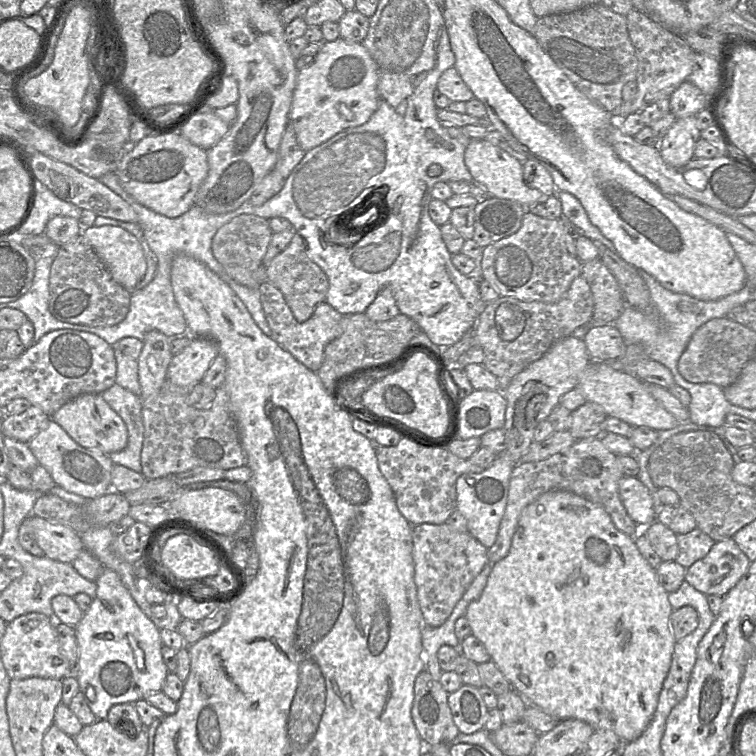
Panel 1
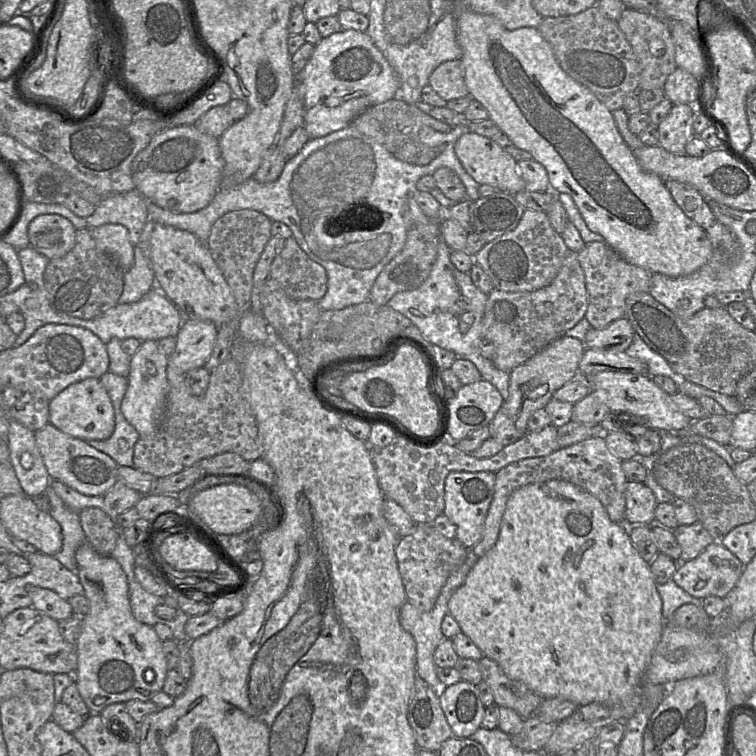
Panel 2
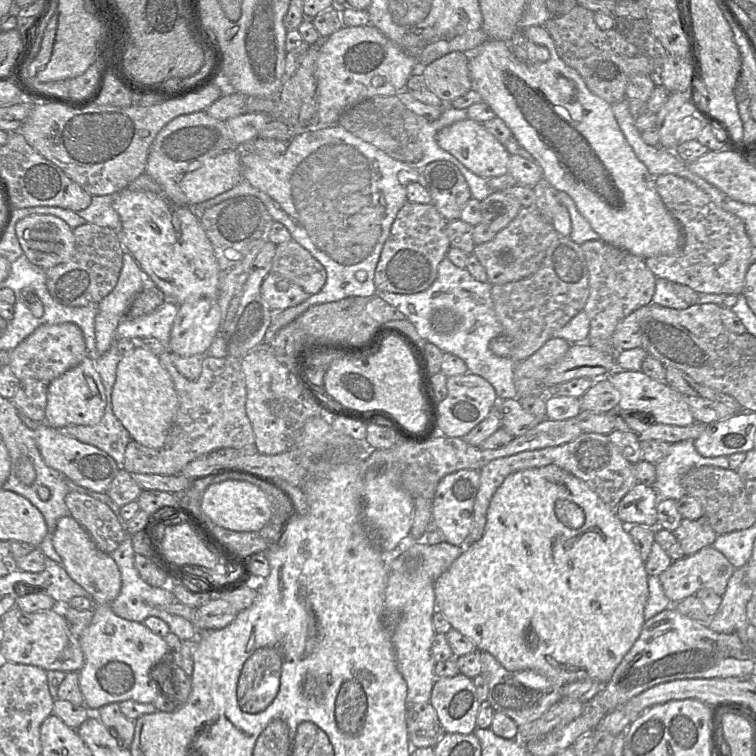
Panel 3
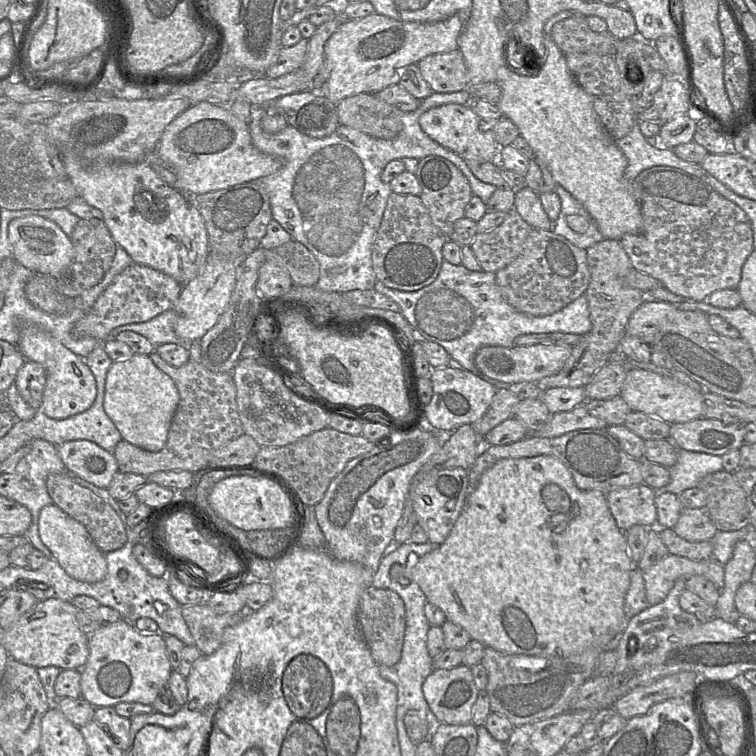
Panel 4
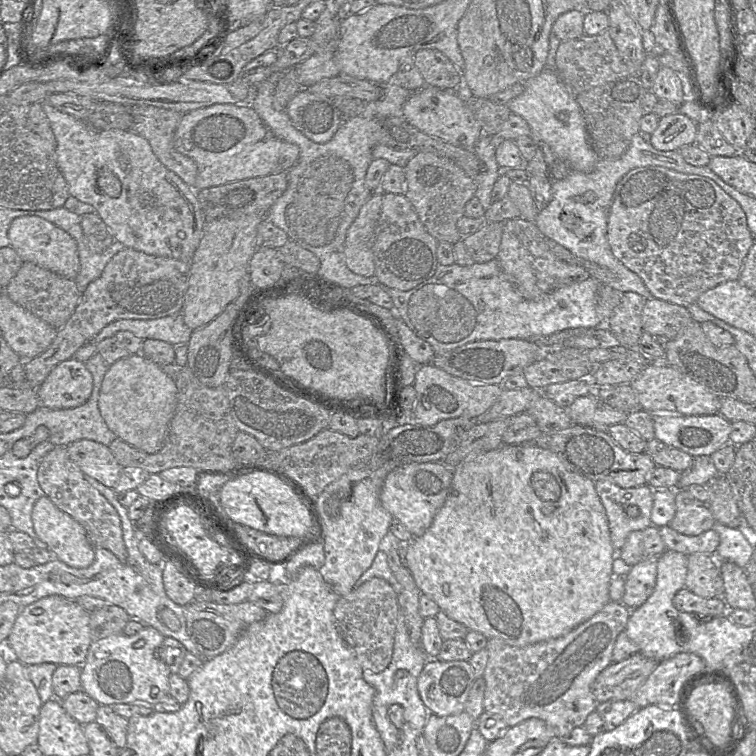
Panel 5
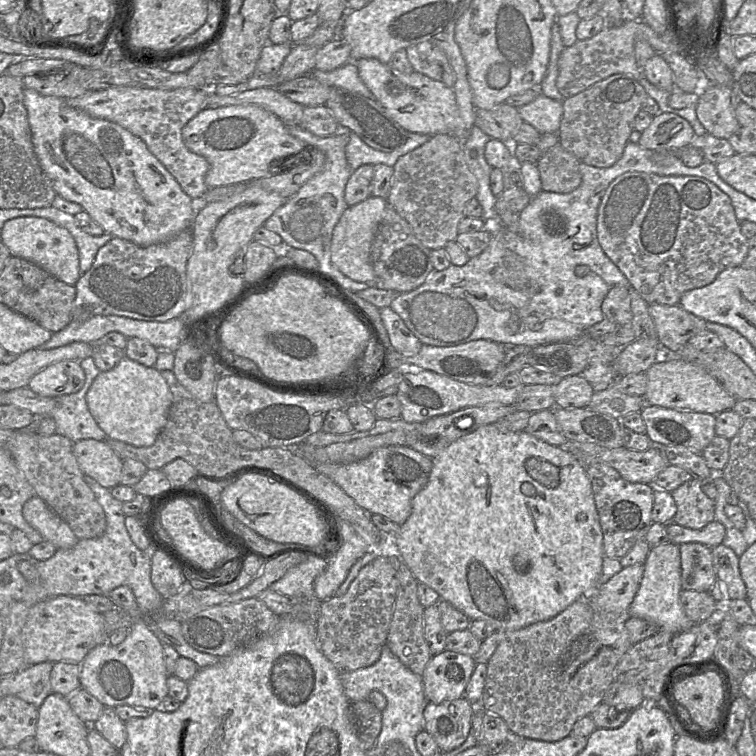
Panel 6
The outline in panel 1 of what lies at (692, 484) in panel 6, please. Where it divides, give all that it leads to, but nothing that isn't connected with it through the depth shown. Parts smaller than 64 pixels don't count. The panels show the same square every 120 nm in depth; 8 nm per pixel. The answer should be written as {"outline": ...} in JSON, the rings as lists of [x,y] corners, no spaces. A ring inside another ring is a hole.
{"outline":[[[697,527],[686,534],[677,535],[676,539],[678,555],[675,562],[686,569],[697,560],[705,557],[715,543],[713,539]]]}

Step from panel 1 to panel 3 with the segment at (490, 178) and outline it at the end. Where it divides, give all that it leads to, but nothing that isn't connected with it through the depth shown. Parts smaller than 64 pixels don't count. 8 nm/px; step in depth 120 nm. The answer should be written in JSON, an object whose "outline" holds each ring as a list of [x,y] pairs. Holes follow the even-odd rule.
{"outline":[[[469,118],[455,122],[442,128],[436,135],[436,141],[443,150],[457,158],[467,169],[484,179],[508,173],[510,154],[482,123]]]}

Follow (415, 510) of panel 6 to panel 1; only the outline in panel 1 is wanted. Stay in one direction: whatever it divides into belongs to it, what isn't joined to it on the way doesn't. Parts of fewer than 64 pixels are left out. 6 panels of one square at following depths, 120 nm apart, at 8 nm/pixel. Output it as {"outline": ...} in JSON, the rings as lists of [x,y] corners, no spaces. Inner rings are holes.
{"outline":[[[552,490],[524,508],[508,554],[493,565],[483,592],[478,599],[469,603],[464,617],[468,620],[472,635],[484,645],[491,661],[528,705],[538,707],[558,722],[578,719],[588,723],[594,730],[611,730],[623,745],[639,738],[652,721],[663,682],[671,666],[676,640],[669,623],[673,608],[668,594],[659,583],[655,569],[639,552],[634,537],[619,531],[602,506],[569,491]]]}

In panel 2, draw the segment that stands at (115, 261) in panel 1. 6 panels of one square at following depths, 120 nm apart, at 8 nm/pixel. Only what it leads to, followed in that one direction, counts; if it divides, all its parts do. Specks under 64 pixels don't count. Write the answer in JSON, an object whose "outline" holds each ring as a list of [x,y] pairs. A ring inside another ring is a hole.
{"outline":[[[103,224],[91,228],[98,247],[110,254],[123,271],[131,268],[134,261],[134,245],[129,240],[126,227],[121,224]]]}

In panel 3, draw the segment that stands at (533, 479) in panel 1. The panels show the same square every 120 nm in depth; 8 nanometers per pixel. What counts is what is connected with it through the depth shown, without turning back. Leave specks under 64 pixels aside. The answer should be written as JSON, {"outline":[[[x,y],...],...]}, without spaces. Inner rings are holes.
{"outline":[[[582,433],[574,440],[562,445],[522,451],[494,459],[479,470],[480,485],[473,507],[472,527],[465,540],[465,546],[475,543],[482,537],[491,498],[507,476],[520,470],[539,468],[550,464],[560,467],[585,482],[613,510],[616,509],[625,494],[638,483],[634,474],[634,465],[622,456],[608,435],[599,433]]]}

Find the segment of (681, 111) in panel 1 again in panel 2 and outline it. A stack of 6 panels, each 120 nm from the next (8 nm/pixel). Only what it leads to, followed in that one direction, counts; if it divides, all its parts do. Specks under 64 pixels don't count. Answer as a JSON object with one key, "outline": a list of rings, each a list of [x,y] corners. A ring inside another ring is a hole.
{"outline":[[[677,67],[666,79],[663,91],[672,104],[691,104],[697,111],[701,85],[693,75]]]}

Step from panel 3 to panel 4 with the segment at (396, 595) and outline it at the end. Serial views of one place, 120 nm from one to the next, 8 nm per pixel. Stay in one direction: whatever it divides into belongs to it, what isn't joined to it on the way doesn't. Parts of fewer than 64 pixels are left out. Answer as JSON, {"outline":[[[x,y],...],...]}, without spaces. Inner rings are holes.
{"outline":[[[406,542],[401,544],[395,551],[382,557],[372,579],[372,586],[381,589],[390,589],[396,592],[403,600],[405,607],[405,633],[400,660],[391,667],[379,666],[380,676],[397,687],[396,727],[399,728],[398,720],[402,720],[403,727],[405,727],[404,716],[406,712],[416,710],[419,712],[421,718],[426,719],[430,723],[430,735],[438,722],[430,710],[422,691],[423,682],[434,670],[433,659],[430,657],[427,649],[427,633],[431,626],[424,613],[424,606],[427,603],[427,599],[415,581],[410,580],[407,585],[402,585],[391,577],[390,569],[395,563],[402,566],[406,565],[410,553],[415,553],[420,558],[434,550],[437,546],[430,542],[423,544]]]}

